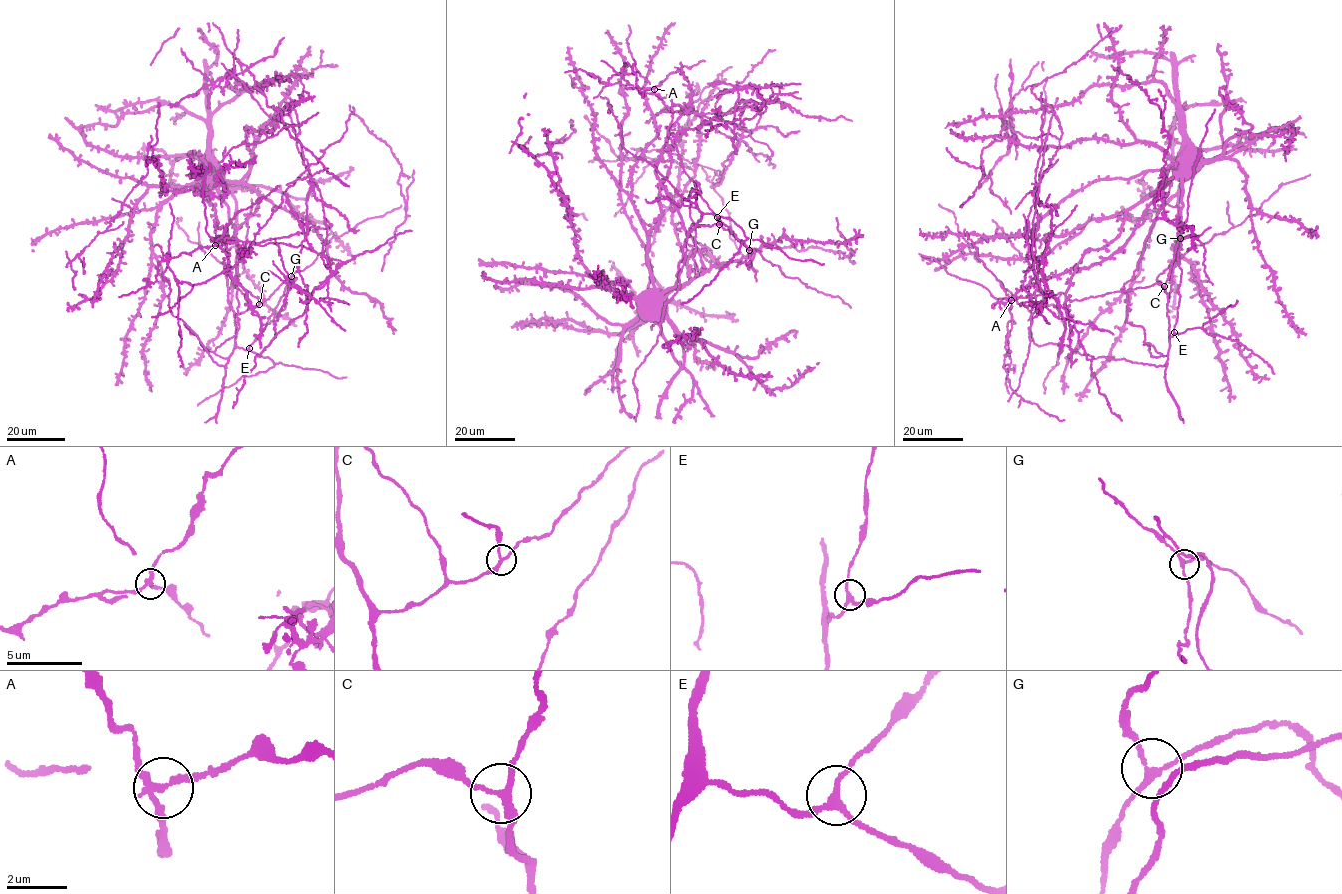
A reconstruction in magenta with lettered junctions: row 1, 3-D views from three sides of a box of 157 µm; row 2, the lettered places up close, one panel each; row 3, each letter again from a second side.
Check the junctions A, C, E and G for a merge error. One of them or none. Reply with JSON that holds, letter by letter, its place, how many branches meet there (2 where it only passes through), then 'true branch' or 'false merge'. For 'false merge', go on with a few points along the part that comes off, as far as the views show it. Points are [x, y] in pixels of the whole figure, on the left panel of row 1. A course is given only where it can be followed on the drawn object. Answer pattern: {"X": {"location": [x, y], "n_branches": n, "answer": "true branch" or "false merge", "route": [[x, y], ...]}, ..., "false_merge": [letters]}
{"A": {"location": [215, 245], "n_branches": 3, "answer": "false merge"}, "C": {"location": [259, 304], "n_branches": 3, "answer": "true branch"}, "E": {"location": [249, 348], "n_branches": 3, "answer": "true branch"}, "G": {"location": [291, 276], "n_branches": 3, "answer": "true branch"}, "false_merge": ["A"]}

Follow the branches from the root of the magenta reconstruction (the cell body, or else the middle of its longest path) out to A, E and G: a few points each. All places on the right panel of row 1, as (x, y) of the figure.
A: (1179, 160), (1182, 209), (1167, 304), (1165, 289), (1156, 283), (1079, 301), (1068, 299), (1059, 292), (1011, 300)
E: (1179, 160), (1182, 209), (1167, 312), (1170, 337), (1174, 332)
G: (1179, 160), (1182, 209), (1167, 304), (1165, 282), (1180, 238)

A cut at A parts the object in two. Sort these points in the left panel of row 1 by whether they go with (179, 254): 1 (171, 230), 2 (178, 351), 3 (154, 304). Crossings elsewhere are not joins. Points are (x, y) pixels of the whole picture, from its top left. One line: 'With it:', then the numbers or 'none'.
With it: 2

